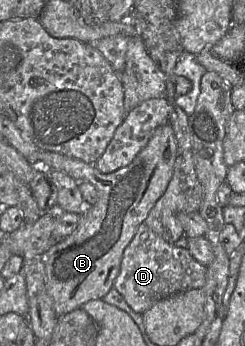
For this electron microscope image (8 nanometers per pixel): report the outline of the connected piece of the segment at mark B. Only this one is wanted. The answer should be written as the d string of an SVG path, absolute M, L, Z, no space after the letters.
M170 123L162 125L154 131L145 148L131 164L113 173L104 174L98 170L95 164L88 164L58 153L41 152L39 154L39 164L32 165L43 167L46 170L63 171L77 182L88 181L95 186L98 193L96 203L84 209L76 229L66 238L57 241L44 256L46 288L57 316L80 309L88 301L103 299L113 287L120 271L124 250L132 241L140 224L146 220L151 209L166 191L178 154L176 137Z

